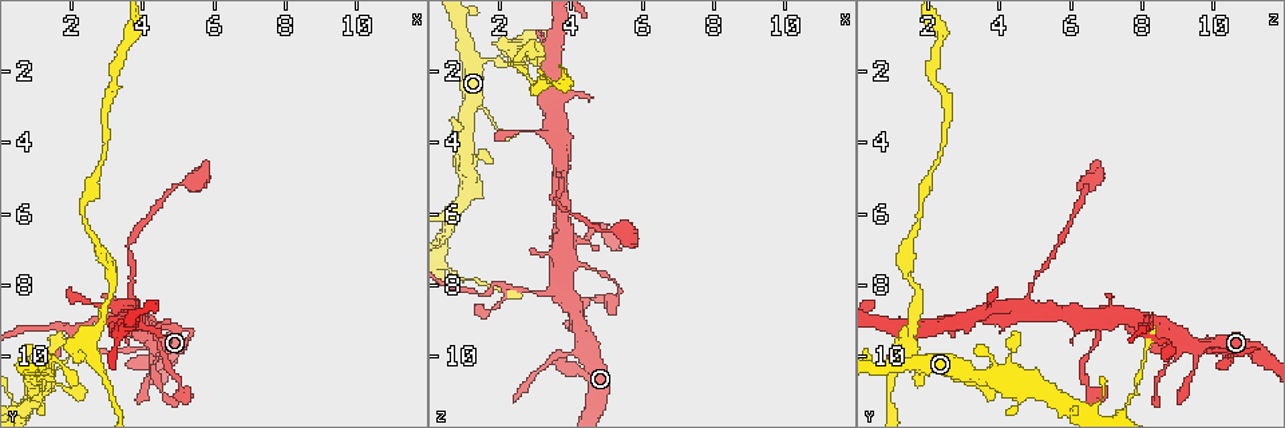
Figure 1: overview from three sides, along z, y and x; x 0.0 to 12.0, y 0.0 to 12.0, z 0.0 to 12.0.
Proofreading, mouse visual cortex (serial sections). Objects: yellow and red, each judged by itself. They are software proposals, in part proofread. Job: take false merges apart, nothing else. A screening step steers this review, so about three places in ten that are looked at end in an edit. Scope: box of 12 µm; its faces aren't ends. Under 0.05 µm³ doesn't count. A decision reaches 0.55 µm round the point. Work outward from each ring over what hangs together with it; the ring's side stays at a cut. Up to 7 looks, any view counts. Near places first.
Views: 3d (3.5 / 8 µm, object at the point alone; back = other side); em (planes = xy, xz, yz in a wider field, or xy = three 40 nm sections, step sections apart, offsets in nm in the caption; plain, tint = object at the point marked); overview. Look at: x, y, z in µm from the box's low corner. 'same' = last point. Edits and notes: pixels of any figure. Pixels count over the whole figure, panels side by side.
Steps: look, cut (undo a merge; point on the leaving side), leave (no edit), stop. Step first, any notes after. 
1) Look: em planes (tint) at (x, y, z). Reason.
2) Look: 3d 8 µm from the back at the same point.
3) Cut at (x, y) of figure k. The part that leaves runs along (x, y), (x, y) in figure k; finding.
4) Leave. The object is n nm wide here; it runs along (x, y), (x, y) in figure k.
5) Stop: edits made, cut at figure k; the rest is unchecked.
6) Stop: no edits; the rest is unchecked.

Look: 3d 3.5 µm at (2.2, 9.2, 8.0). Abrupt turn.

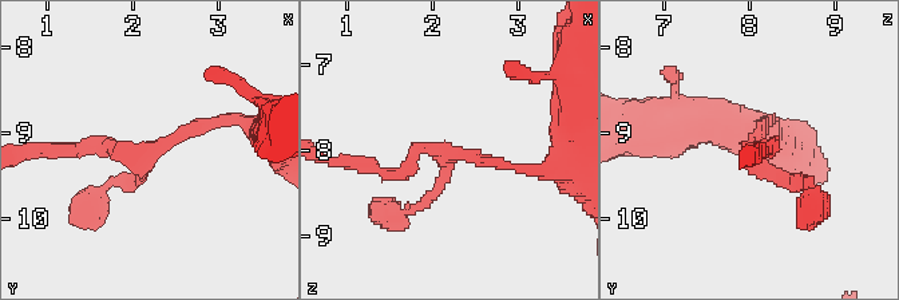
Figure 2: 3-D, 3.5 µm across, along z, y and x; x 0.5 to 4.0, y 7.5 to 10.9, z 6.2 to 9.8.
Look: em xy step 2 (tint) at (2.20, 9.25, 8.05). Shape alone is not enough.

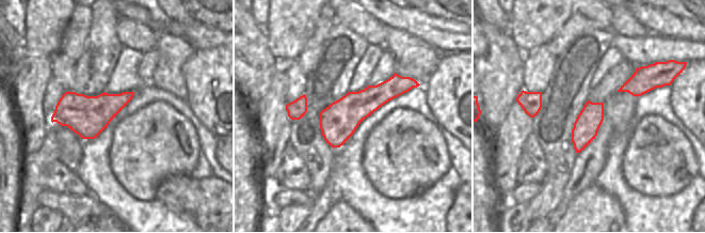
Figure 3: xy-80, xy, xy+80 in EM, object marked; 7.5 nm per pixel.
Leave. It runs along (414, 83), (358, 105), (326, 137) in figure 3; continuous, no second cell.

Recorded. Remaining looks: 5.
Look: 3d 3.5 µm at (4.0, 8.8, 7.5). Abrupt turn.

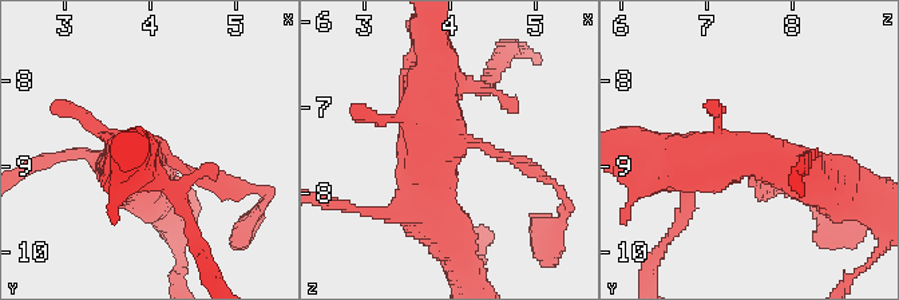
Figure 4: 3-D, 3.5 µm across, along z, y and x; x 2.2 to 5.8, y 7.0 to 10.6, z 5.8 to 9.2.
Look: em xy step 5 (tint) at (4.00, 8.80, 7.40).

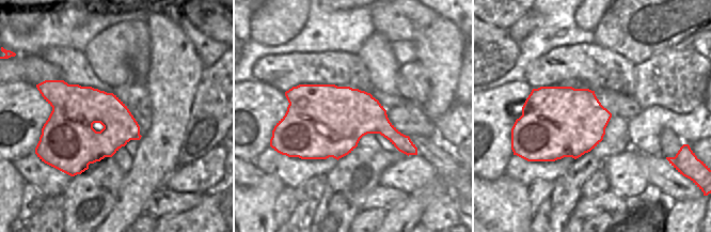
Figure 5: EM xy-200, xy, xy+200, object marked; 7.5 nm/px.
Leave. It runs along (426, 208), (422, 153), (466, 139), (519, 164) in figure 4; one cell here.

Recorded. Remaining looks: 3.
Look: 3d 3.5 µm at (3.7, 8.6, 4.8). Abrupt turn.

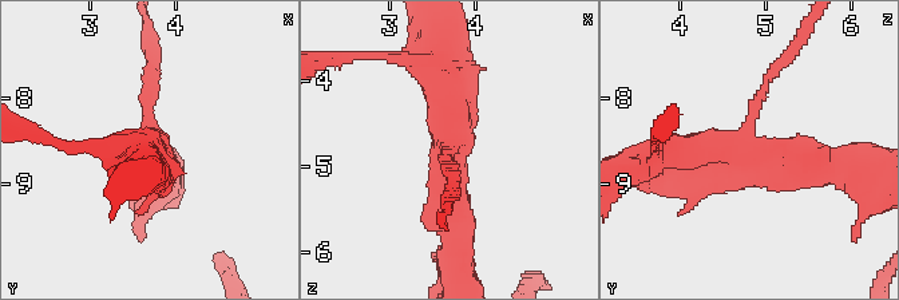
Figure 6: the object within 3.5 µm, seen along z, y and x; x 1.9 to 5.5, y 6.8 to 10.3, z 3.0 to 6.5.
Look: em xy step 1 (tint) at (3.70, 8.60, 4.70). Need the tissue.

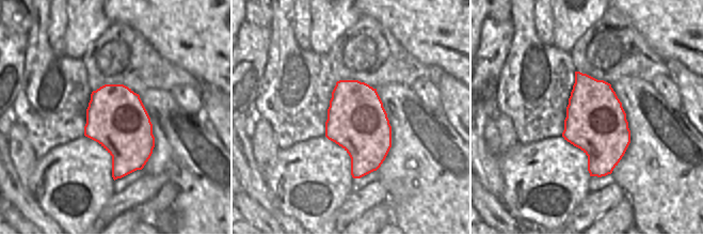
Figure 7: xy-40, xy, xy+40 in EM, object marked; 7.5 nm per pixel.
Look: em xy step 2 (tint) at the same point.

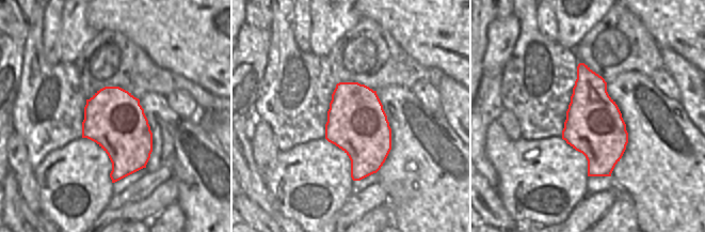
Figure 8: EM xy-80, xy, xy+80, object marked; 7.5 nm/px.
Leave. The object is 440 nm wide here; it runs along (455, 231), (451, 99), (443, 55) in figure 6; all the same cell.

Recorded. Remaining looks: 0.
Stop: no edits; the rest is unchecked.

